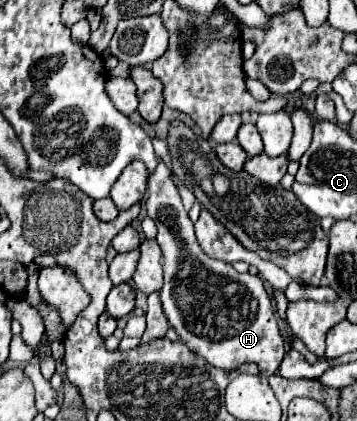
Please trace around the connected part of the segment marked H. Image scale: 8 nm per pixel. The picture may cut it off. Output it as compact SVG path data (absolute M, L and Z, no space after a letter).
M158 158L156 170L148 178L148 198L146 198L148 216L158 226L158 244L162 248L162 260L164 260L164 292L162 292L162 306L164 314L170 322L170 326L178 332L180 340L194 352L200 354L206 362L210 362L216 368L222 370L238 370L242 364L254 362L260 366L260 372L264 376L272 376L278 372L282 354L284 354L284 342L278 330L278 322L272 312L270 298L264 290L264 284L258 276L252 274L238 274L230 264L208 258L202 248L196 242L192 220L188 218L186 210L182 208L182 200L176 188L176 182L172 180L172 174L162 158Z

